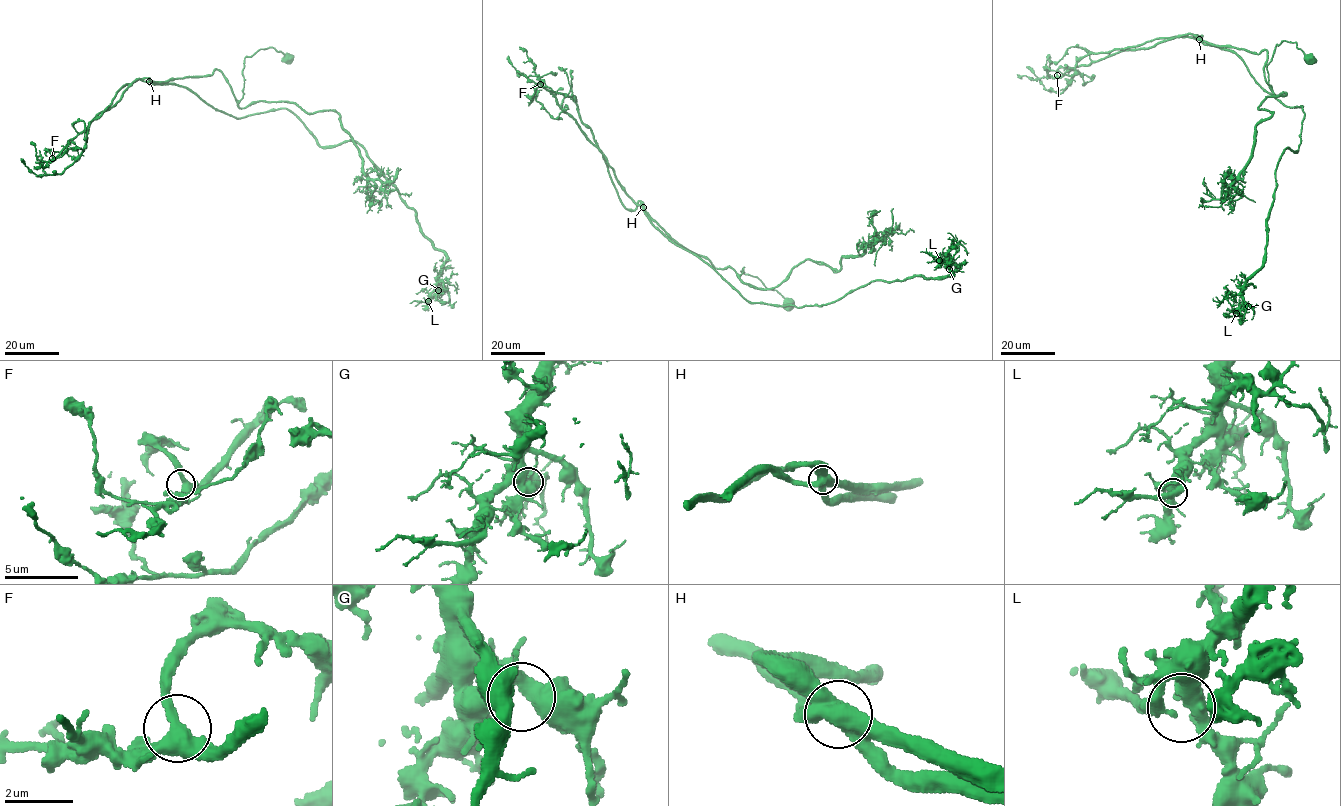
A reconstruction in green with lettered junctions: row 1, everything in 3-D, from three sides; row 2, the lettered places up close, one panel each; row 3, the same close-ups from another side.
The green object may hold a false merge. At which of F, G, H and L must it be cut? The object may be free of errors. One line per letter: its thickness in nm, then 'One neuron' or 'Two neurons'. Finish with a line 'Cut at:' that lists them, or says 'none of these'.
F: Thickness 400 nm. One neuron
G: Thickness 440 nm. One neuron
H: Thickness 550 nm. Two neurons
L: Thickness 420 nm. One neuron
Cut at: H

